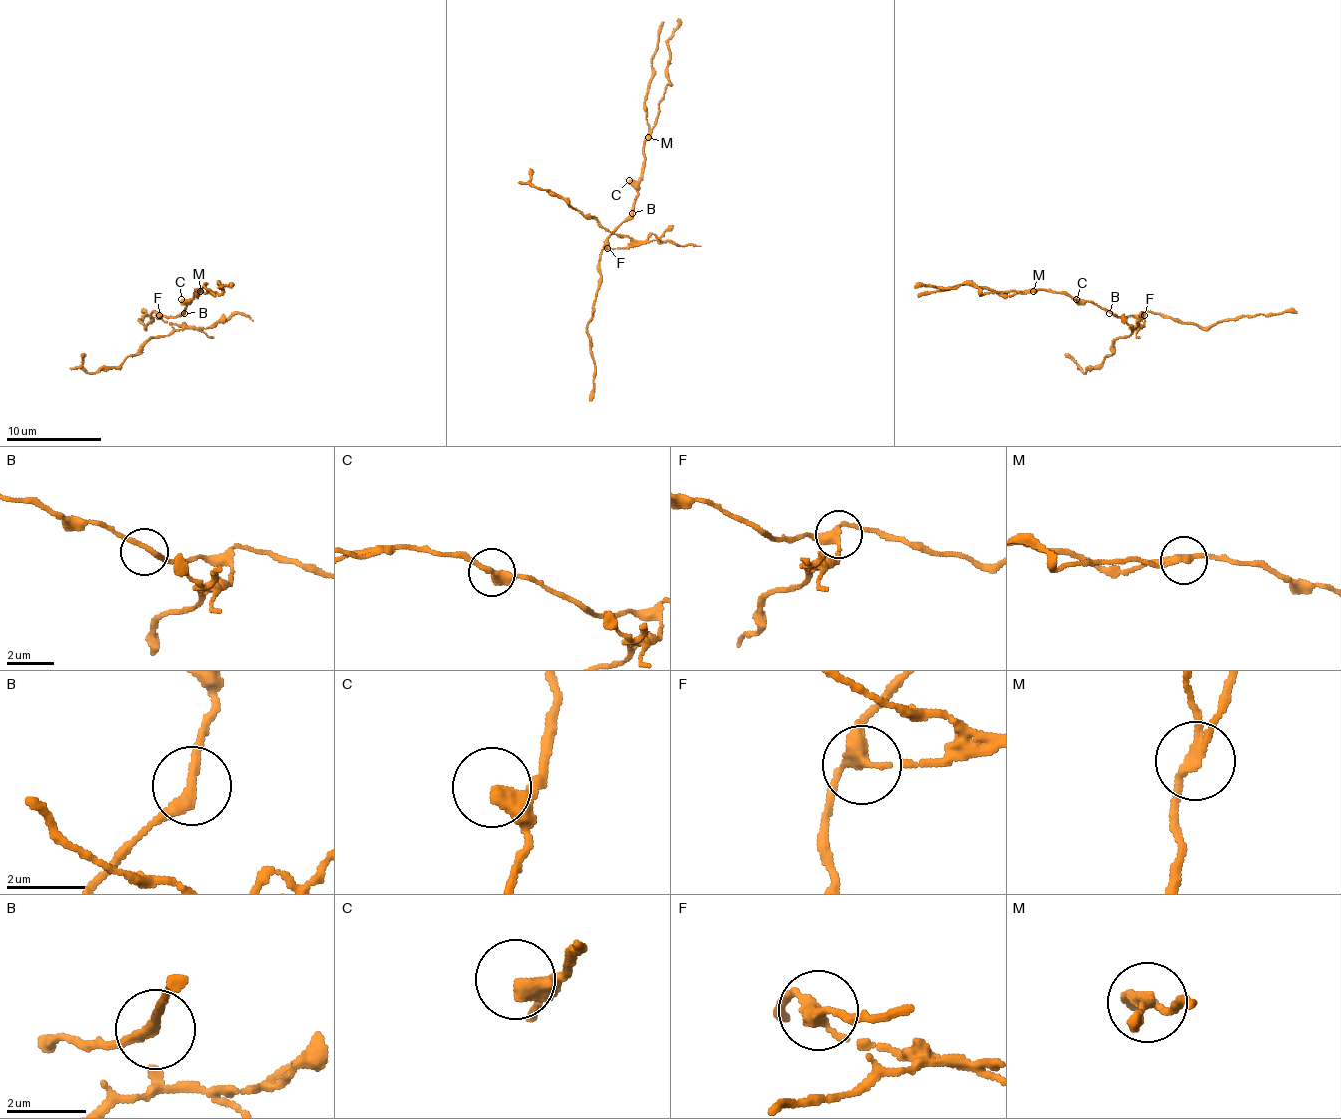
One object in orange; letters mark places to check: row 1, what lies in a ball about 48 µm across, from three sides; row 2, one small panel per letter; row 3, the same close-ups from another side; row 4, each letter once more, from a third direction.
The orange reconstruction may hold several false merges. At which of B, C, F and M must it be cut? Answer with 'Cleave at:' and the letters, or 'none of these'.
Cleave at: F, M

